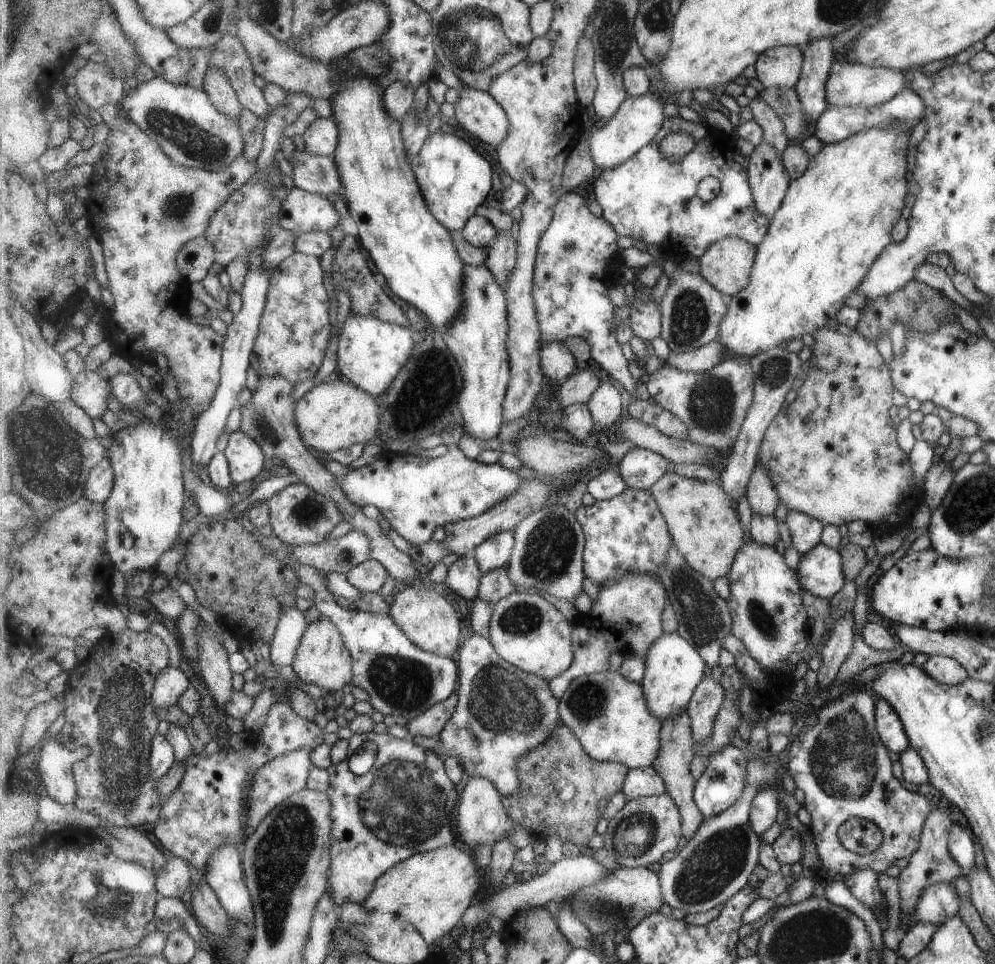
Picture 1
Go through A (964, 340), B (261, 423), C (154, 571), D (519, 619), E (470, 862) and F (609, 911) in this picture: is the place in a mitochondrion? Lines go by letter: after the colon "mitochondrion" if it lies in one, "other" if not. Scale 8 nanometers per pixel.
A: other
B: mitochondrion
C: other
D: mitochondrion
E: other
F: mitochondrion

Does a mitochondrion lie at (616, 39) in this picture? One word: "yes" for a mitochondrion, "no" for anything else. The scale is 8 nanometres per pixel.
yes

